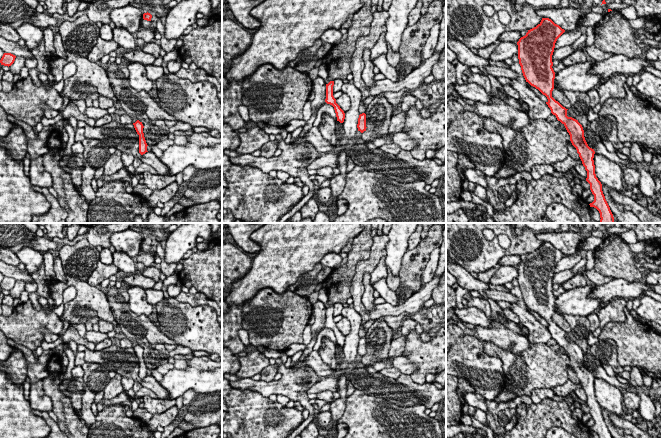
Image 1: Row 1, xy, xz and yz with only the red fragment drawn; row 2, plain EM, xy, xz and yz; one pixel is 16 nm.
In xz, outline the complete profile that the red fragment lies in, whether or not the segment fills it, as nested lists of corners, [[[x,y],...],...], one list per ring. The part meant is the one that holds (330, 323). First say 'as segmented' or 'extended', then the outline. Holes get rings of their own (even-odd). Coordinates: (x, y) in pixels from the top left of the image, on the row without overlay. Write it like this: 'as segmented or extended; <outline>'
as segmented; [[[330,305],[328,308],[326,308],[326,323],[325,323],[325,326],[334,331],[336,341],[337,341],[337,345],[339,345],[340,347],[343,347],[344,343],[345,343],[345,337],[340,332],[340,330],[336,327],[336,323],[333,320],[333,310],[334,310],[334,305]]]

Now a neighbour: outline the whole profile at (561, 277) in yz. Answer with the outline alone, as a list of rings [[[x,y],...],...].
[[[572,269],[556,273],[556,274],[554,274],[553,279],[552,279],[552,285],[554,283],[562,285],[564,282],[571,279],[573,276],[574,276],[574,274],[573,274]]]

